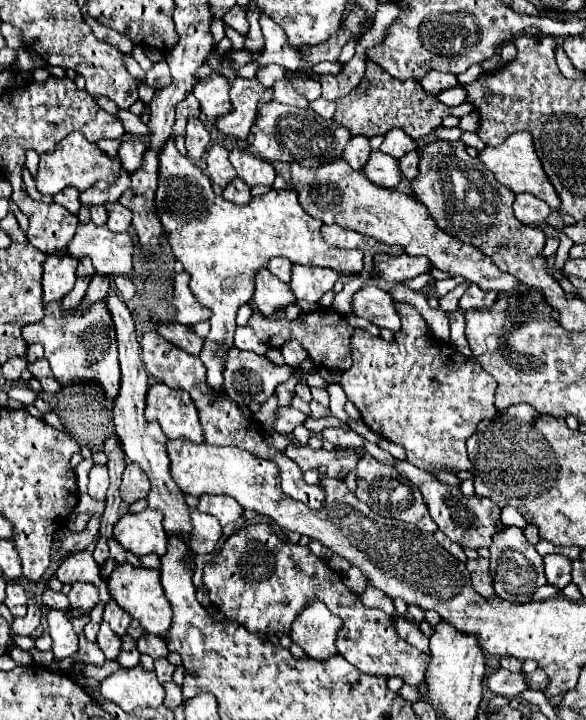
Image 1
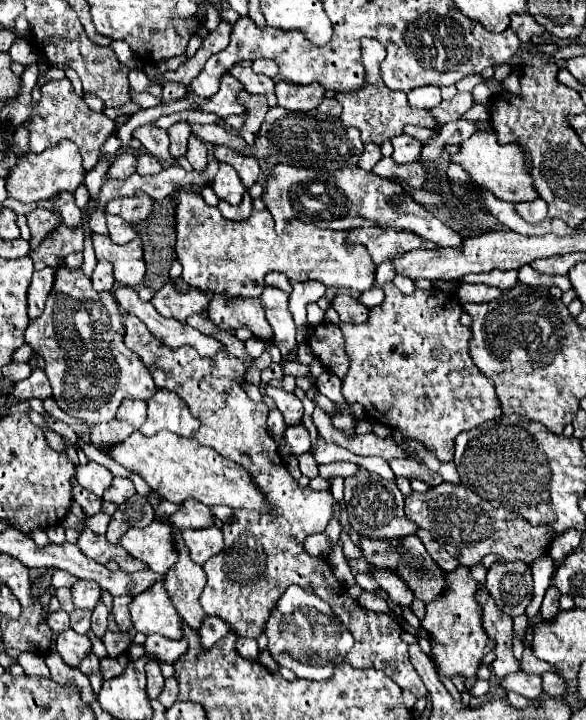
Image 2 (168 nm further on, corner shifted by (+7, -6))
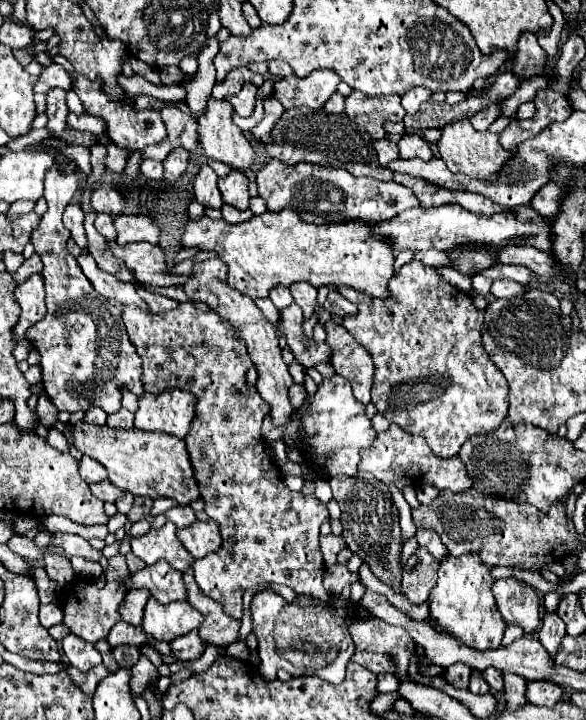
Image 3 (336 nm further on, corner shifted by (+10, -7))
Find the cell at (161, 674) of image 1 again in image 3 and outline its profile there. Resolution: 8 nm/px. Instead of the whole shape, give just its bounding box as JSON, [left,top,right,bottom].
[131,656,159,694]

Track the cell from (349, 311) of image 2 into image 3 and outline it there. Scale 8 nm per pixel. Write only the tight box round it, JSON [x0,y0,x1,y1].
[325,290,357,318]

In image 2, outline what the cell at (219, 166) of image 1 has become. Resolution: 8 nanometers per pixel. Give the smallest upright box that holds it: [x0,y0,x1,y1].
[212,163,246,205]

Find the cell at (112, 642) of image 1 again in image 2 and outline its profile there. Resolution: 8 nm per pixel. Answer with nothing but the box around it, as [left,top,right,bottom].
[102,631,132,657]

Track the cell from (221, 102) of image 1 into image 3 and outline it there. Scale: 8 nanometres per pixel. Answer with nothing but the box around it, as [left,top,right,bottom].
[225,84,257,116]

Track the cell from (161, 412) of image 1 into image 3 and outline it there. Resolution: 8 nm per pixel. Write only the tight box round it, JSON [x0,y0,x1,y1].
[135,388,195,438]

